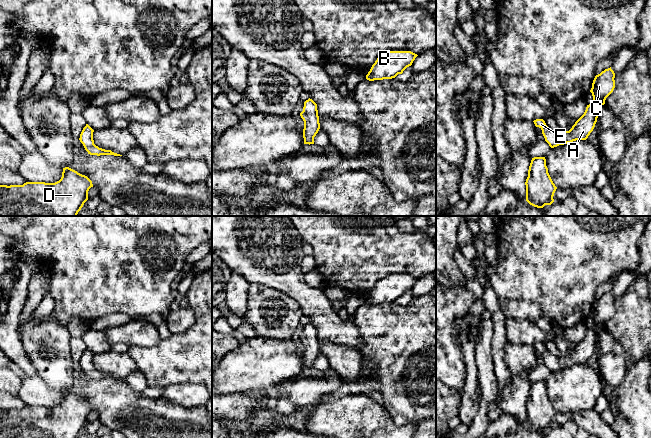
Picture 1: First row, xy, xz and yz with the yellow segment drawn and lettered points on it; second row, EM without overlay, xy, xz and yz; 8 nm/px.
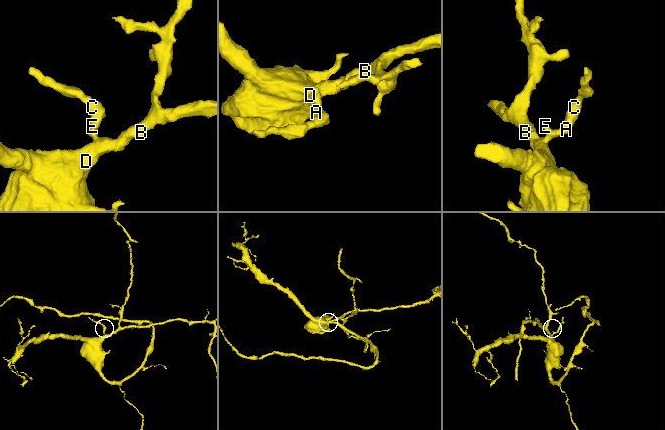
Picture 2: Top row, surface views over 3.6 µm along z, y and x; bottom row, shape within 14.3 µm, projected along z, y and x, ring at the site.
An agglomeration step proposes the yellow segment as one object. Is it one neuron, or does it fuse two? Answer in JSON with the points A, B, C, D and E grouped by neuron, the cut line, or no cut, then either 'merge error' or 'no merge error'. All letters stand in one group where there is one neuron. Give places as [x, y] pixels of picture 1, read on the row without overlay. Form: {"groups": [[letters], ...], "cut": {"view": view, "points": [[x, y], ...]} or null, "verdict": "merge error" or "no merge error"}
{"groups": [["A", "B", "C", "D", "E"]], "cut": null, "verdict": "no merge error"}

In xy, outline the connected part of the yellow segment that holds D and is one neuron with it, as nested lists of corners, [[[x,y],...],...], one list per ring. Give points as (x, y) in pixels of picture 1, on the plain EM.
[[[69,391],[55,407],[0,409],[0,438],[78,438],[91,411],[87,400]]]

